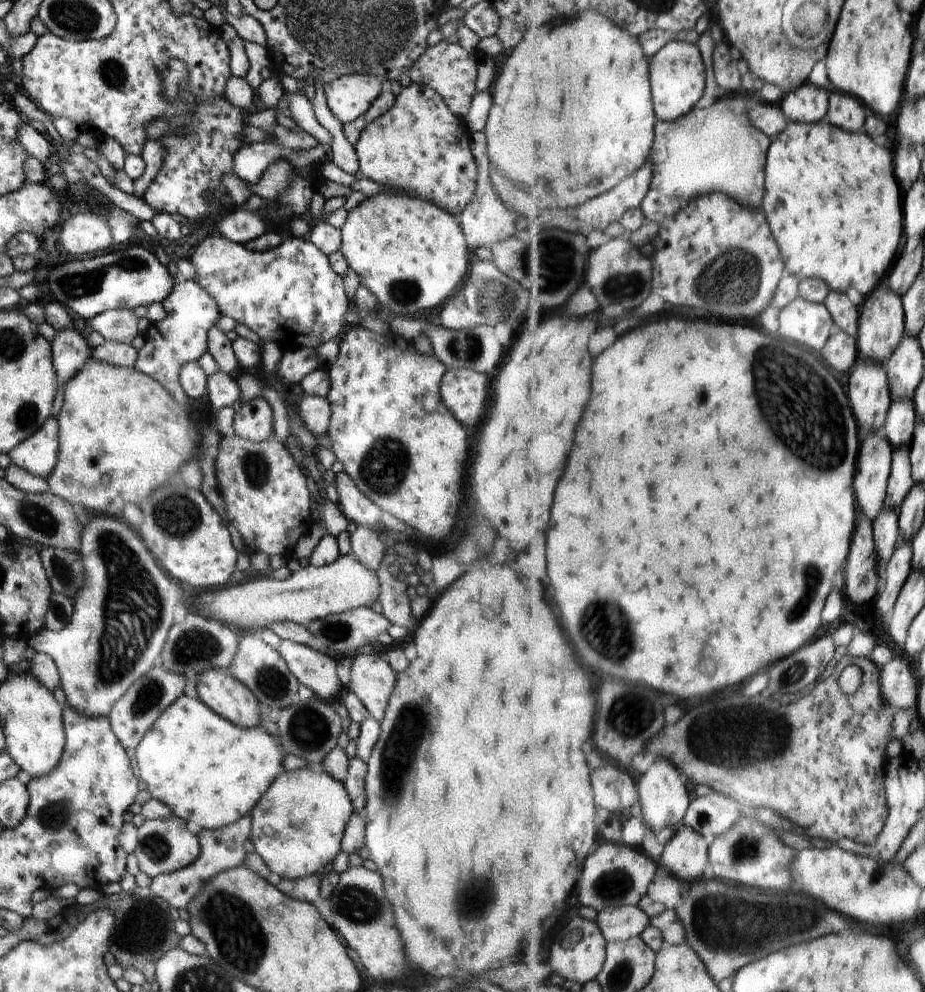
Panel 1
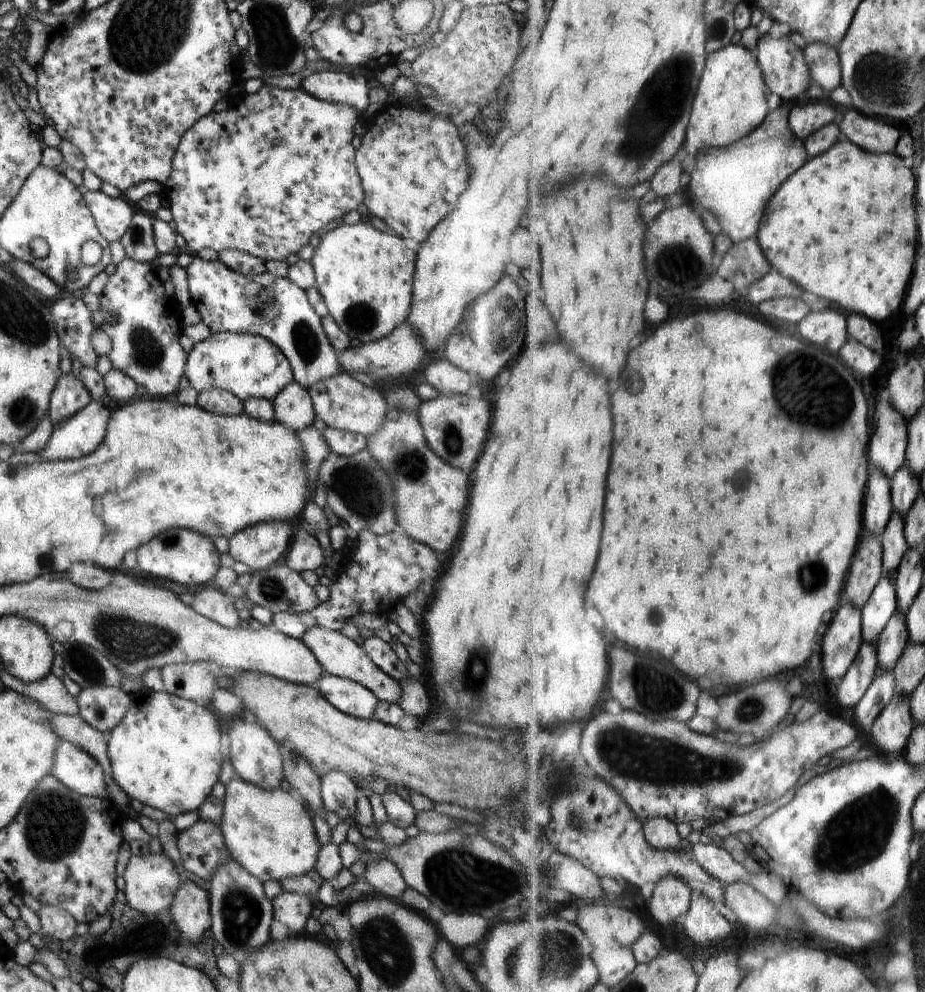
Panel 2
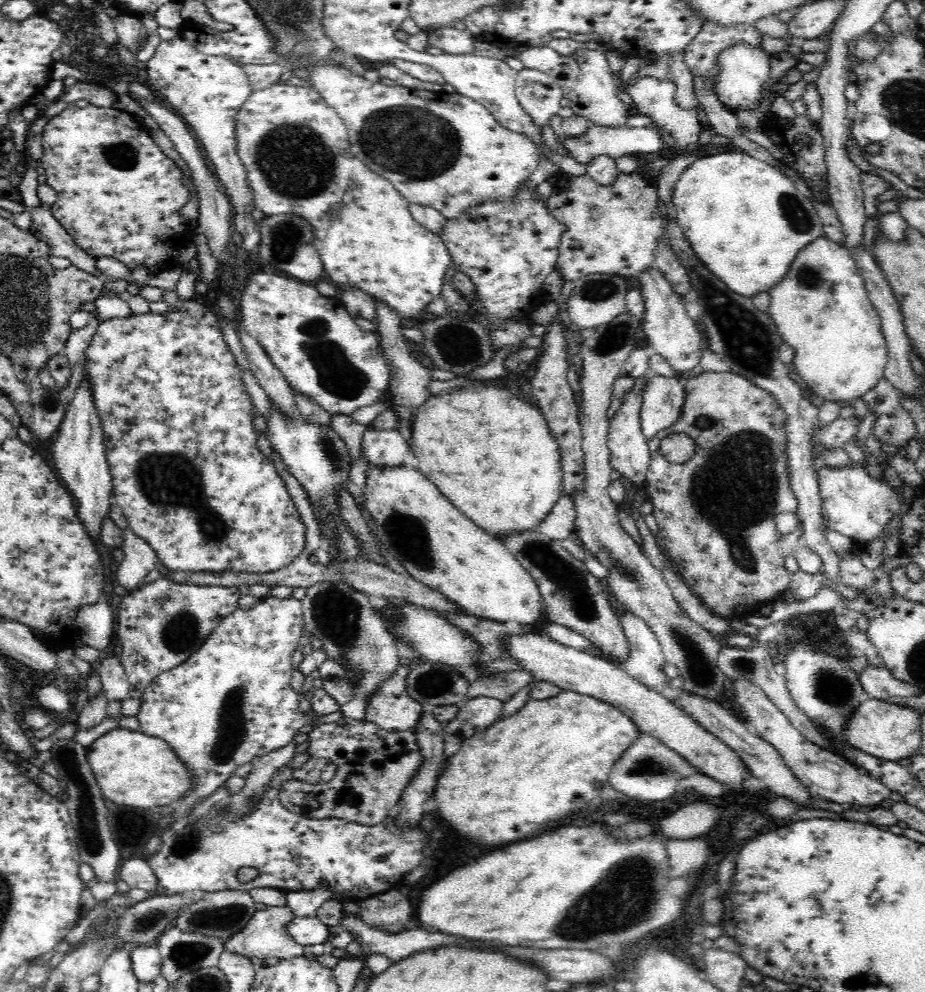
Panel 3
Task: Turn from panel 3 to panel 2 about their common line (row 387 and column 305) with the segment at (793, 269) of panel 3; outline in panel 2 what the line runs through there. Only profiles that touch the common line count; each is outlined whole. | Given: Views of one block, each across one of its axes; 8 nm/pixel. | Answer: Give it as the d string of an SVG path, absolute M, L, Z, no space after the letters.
M238 776L225 787L224 814L219 827L227 852L242 868L263 883L304 876L315 869L322 845L318 842L312 816L300 800L290 796L282 787L262 790Z

